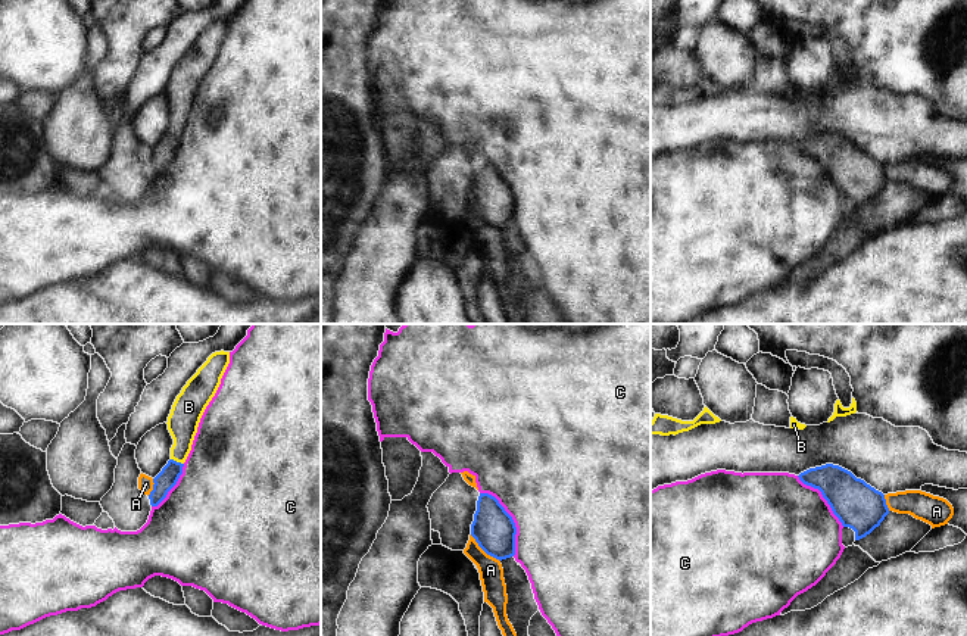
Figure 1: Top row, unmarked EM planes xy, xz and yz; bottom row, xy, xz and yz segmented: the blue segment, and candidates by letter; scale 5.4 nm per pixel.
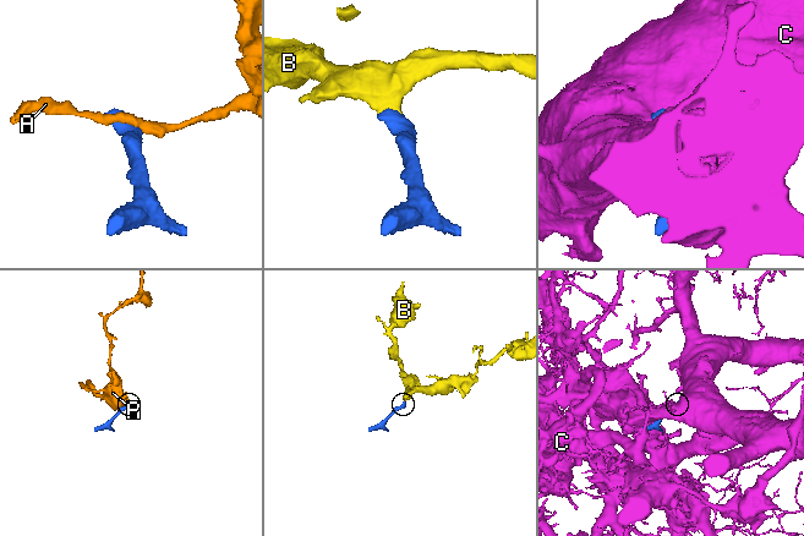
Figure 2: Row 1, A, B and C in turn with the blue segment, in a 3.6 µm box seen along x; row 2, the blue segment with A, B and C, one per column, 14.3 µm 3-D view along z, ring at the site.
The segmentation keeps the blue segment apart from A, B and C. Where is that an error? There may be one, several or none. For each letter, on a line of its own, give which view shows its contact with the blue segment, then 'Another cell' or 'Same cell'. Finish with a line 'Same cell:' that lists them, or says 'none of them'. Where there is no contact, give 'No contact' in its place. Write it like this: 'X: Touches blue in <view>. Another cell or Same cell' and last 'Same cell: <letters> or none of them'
A: Touches blue in xz. Another cell
B: Touches blue in xy. Same cell
C: Touches blue in xz. Another cell
Same cell: B

